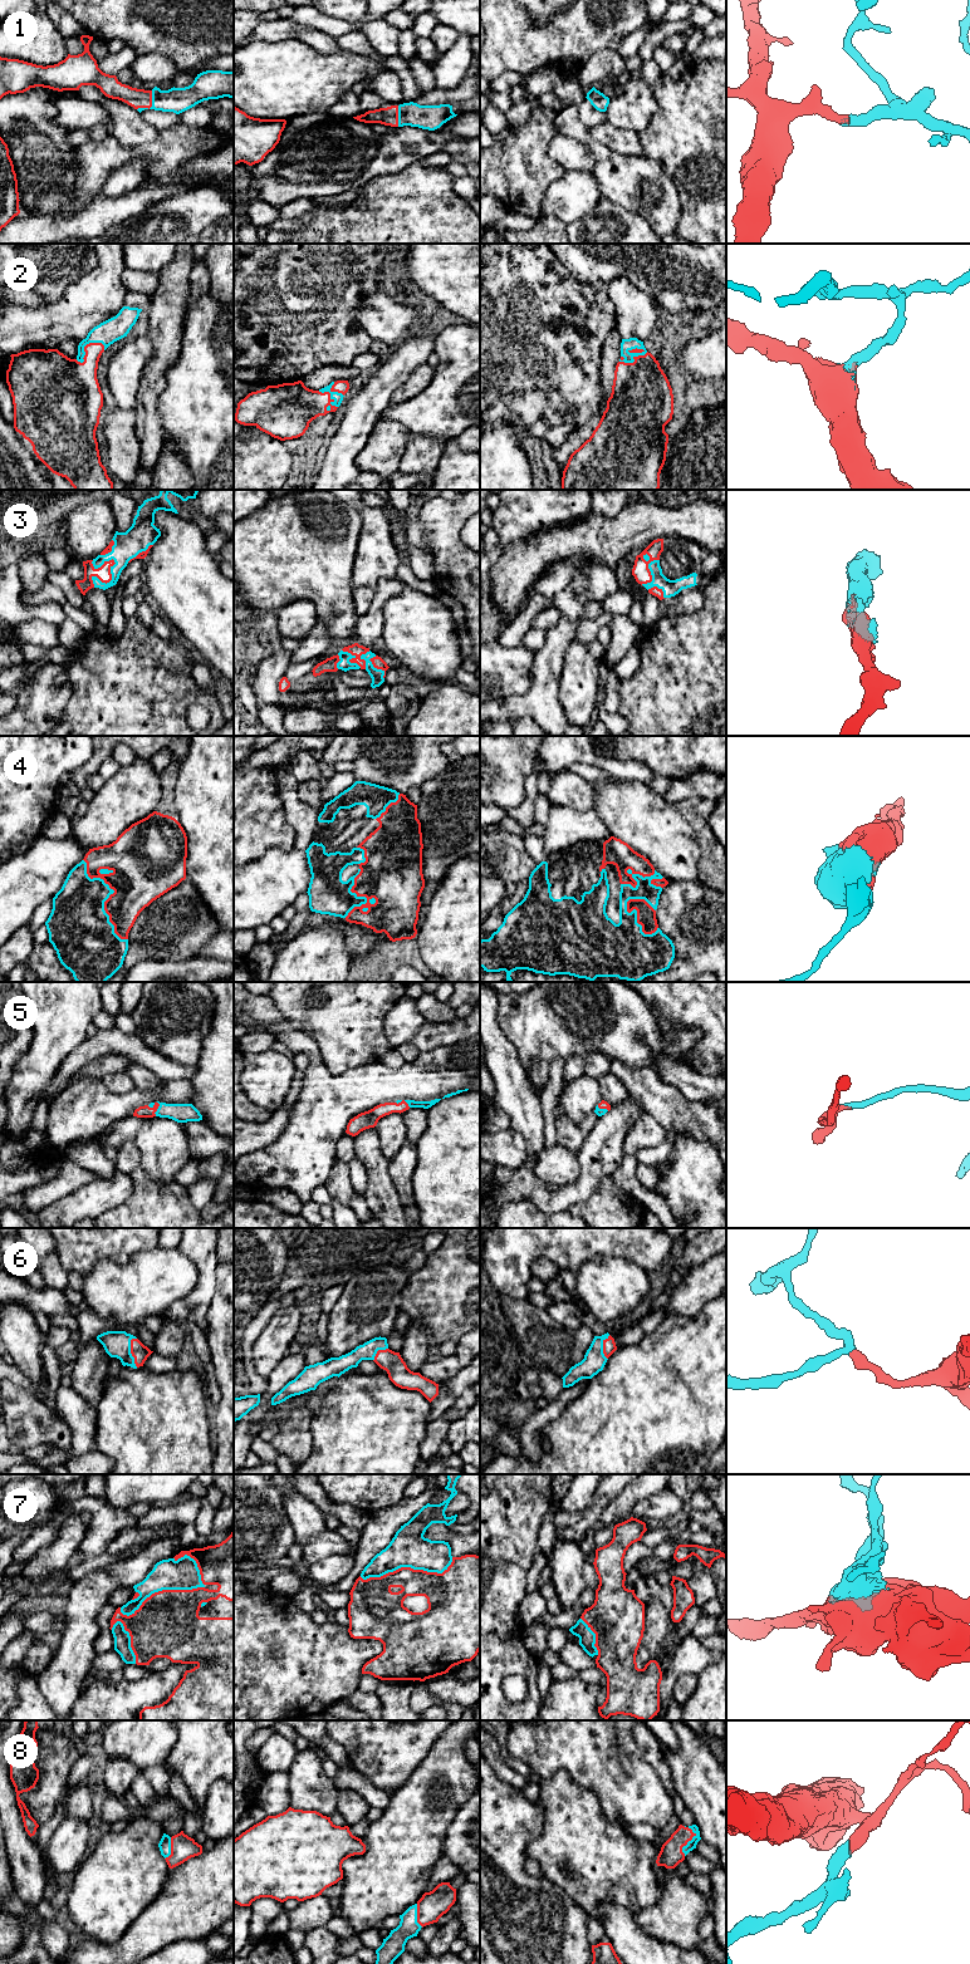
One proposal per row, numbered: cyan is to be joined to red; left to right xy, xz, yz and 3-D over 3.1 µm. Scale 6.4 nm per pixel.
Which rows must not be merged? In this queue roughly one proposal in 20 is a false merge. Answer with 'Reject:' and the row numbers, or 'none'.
Reject: none

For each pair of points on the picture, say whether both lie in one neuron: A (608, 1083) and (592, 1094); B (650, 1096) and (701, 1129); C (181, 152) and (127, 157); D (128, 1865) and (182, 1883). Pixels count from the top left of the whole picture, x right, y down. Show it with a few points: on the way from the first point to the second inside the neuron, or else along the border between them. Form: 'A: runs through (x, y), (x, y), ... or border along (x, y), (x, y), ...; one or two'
A: border along (597, 1079), (603, 1099); two
B: runs through (662, 1100), (677, 1115), (689, 1118); one
C: runs through (167, 153), (141, 155); one
D: border along (170, 1869), (162, 1891), (150, 1903); two

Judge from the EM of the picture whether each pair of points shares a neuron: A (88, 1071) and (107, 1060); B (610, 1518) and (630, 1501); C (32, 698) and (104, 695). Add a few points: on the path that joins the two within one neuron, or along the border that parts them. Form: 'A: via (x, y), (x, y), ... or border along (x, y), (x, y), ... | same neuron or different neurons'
A: via (93, 1070), (102, 1065) | same neuron
B: via (615, 1513), (625, 1503) | same neuron
C: border along (65, 668), (70, 696), (58, 722) | different neurons

